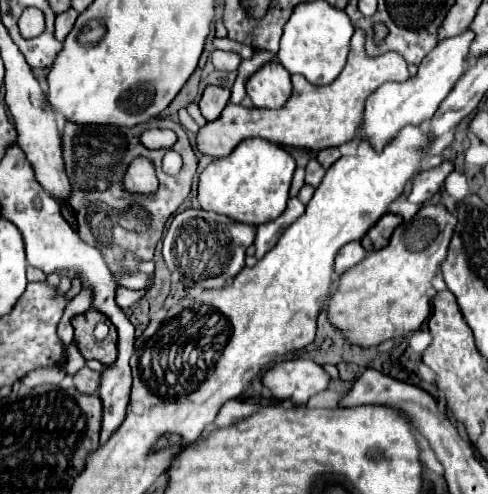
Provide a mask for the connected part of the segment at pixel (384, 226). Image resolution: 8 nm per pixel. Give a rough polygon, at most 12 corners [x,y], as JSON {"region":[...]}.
{"region":[[386,213],[364,235],[366,253],[382,249],[394,229],[402,223],[400,215]]}

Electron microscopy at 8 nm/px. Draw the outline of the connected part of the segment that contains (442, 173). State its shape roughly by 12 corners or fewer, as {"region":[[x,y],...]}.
{"region":[[452,161],[418,173],[408,201],[424,203],[454,171]]}

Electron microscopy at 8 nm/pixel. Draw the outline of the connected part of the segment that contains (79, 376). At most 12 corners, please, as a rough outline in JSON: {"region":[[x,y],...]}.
{"region":[[82,367],[74,377],[80,393],[96,393],[100,375]]}

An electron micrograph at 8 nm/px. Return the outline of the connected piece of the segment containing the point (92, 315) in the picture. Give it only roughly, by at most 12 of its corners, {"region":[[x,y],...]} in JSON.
{"region":[[96,309],[72,317],[84,359],[116,359],[116,329]]}

